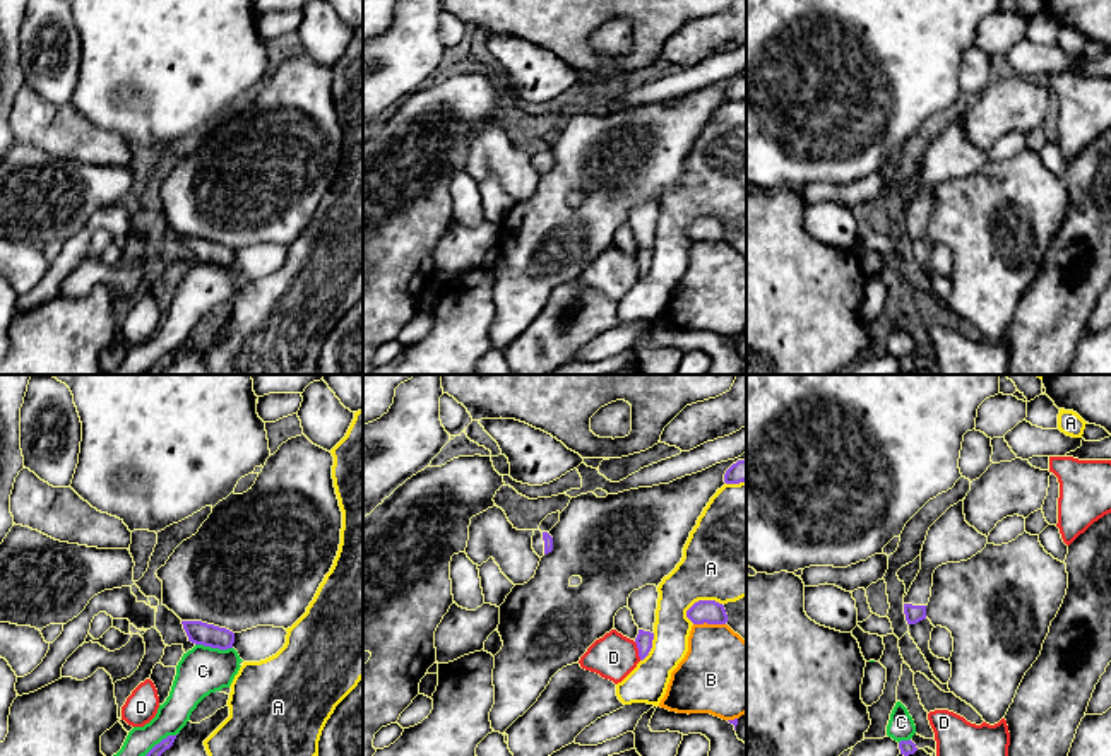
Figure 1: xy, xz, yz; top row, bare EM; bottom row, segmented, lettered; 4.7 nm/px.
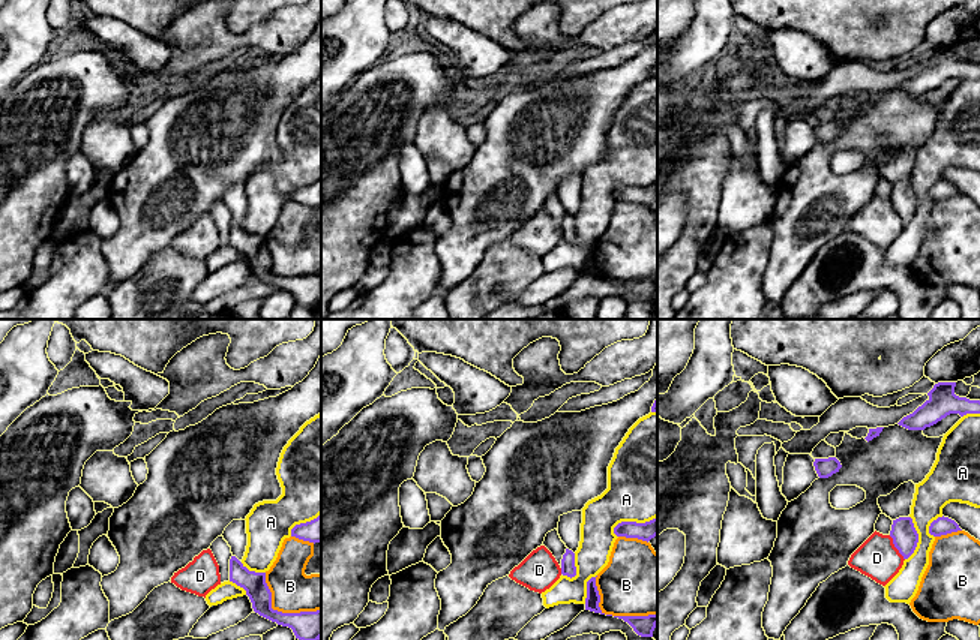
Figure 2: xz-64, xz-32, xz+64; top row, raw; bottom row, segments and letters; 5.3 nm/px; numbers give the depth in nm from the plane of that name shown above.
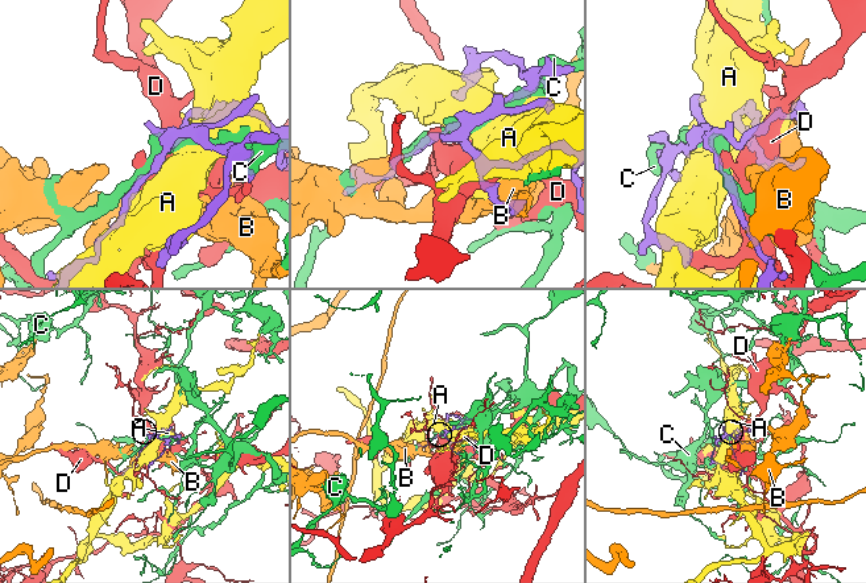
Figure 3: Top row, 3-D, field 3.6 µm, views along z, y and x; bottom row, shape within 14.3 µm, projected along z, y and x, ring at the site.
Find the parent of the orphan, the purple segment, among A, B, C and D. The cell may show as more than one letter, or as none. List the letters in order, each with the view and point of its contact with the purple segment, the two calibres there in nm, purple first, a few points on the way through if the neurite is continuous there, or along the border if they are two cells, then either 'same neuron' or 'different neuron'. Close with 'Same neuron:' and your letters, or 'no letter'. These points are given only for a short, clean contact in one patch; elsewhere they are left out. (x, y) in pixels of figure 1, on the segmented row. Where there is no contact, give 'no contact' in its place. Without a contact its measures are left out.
A: contact xz (701, 601); calibres 110 and 420 nm; different neuron
B: contact xz (709, 623); calibres 110 and 380 nm; different neuron
C: contact xy (214, 647); calibres 110 and 220 nm; different neuron
D: contact xz (639, 650); calibres 80 and 220 nm; different neuron
Same neuron: no letter

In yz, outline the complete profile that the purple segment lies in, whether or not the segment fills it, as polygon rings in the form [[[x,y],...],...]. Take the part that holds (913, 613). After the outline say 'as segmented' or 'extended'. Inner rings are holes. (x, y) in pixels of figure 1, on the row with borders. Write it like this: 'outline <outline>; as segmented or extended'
outline [[[964,499],[950,506],[930,527],[921,551],[921,570],[904,597],[907,624],[926,619],[935,570],[947,563],[967,561],[981,552],[986,544],[988,537],[965,522]]]; extended

